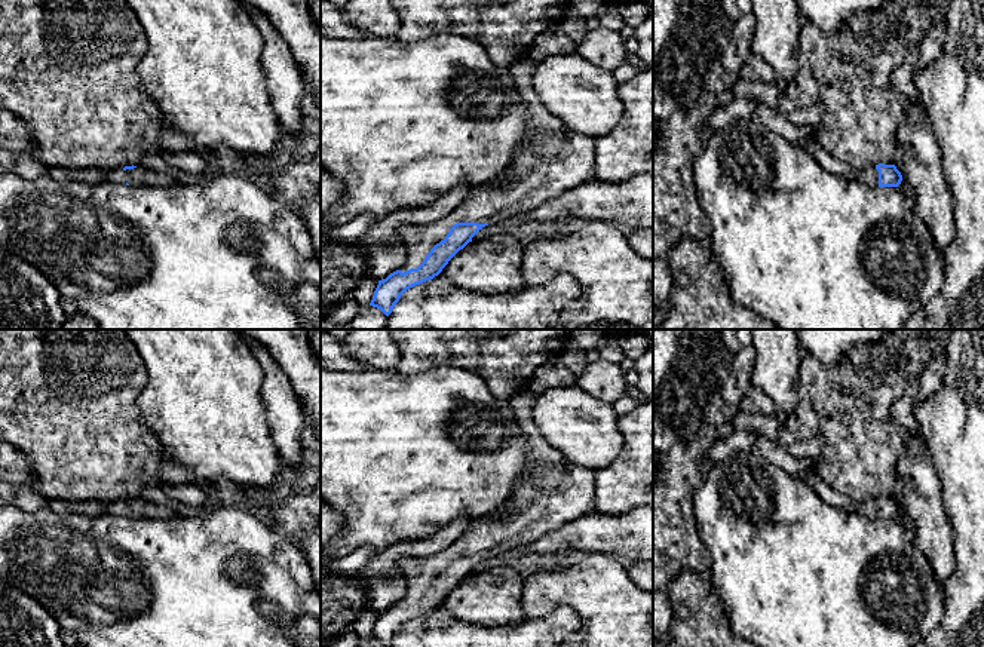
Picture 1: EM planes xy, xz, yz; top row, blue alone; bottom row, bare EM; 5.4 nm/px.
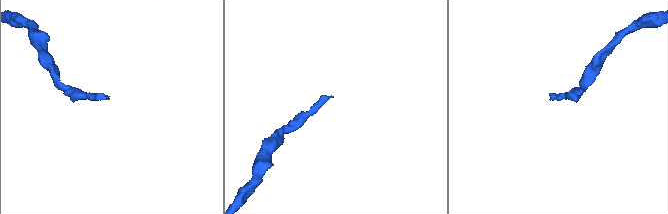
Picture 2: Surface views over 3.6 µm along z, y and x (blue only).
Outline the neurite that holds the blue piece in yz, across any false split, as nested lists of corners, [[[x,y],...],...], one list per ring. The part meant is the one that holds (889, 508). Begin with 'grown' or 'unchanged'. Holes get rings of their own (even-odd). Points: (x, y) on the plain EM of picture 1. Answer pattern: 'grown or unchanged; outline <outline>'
grown; outline [[[885,496],[856,503],[855,510],[871,519],[898,519],[902,513],[902,508],[896,499]]]

